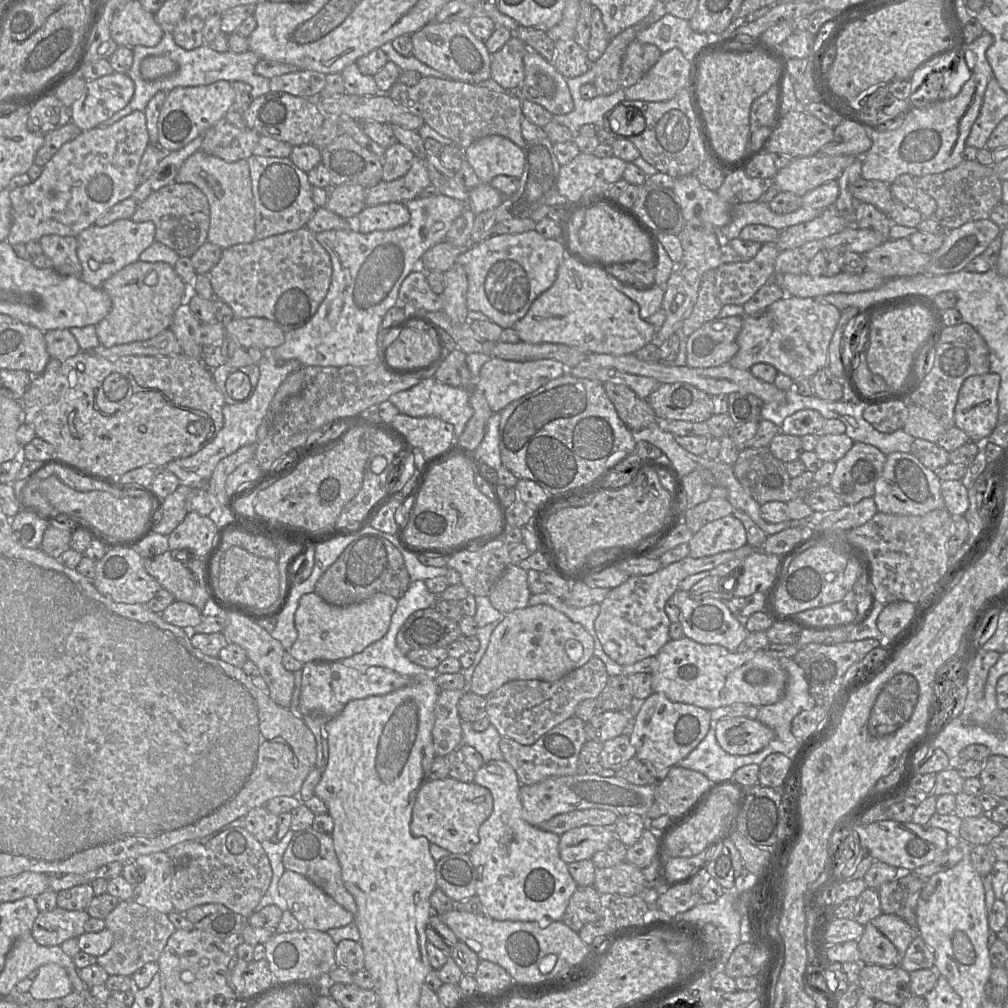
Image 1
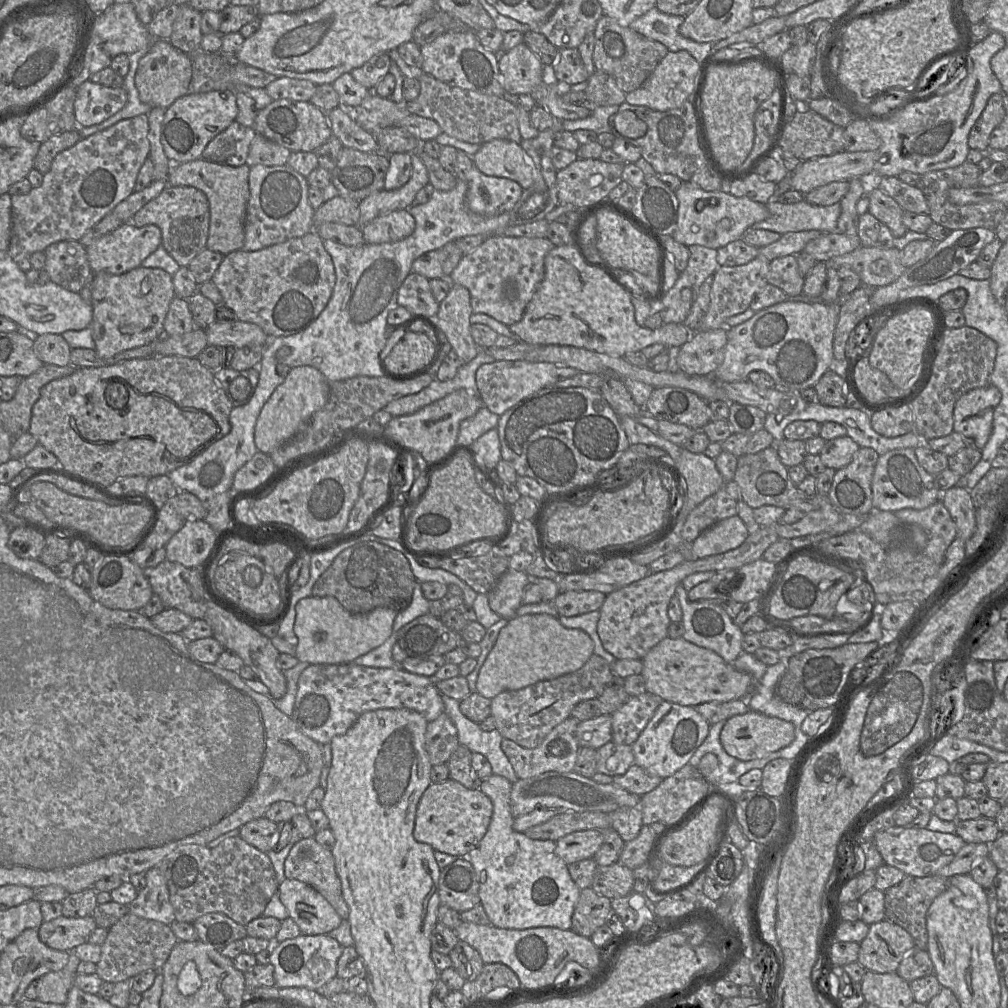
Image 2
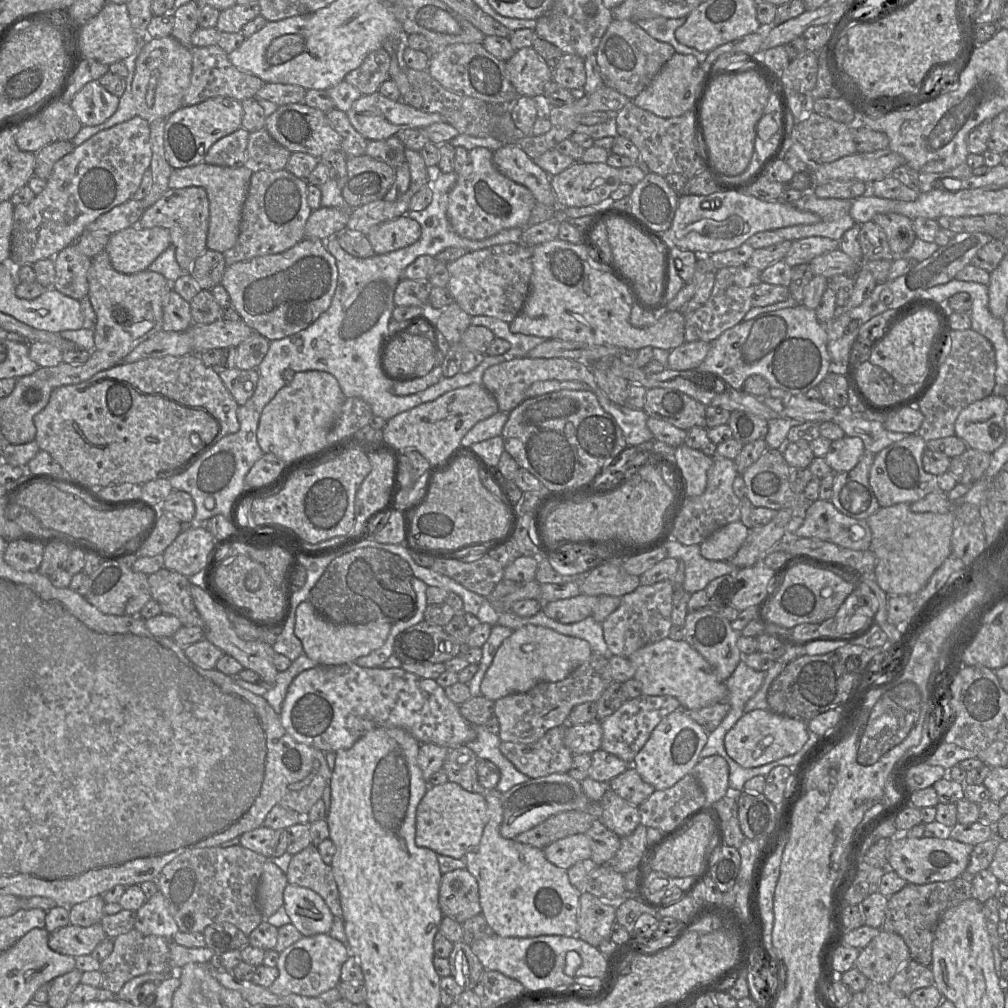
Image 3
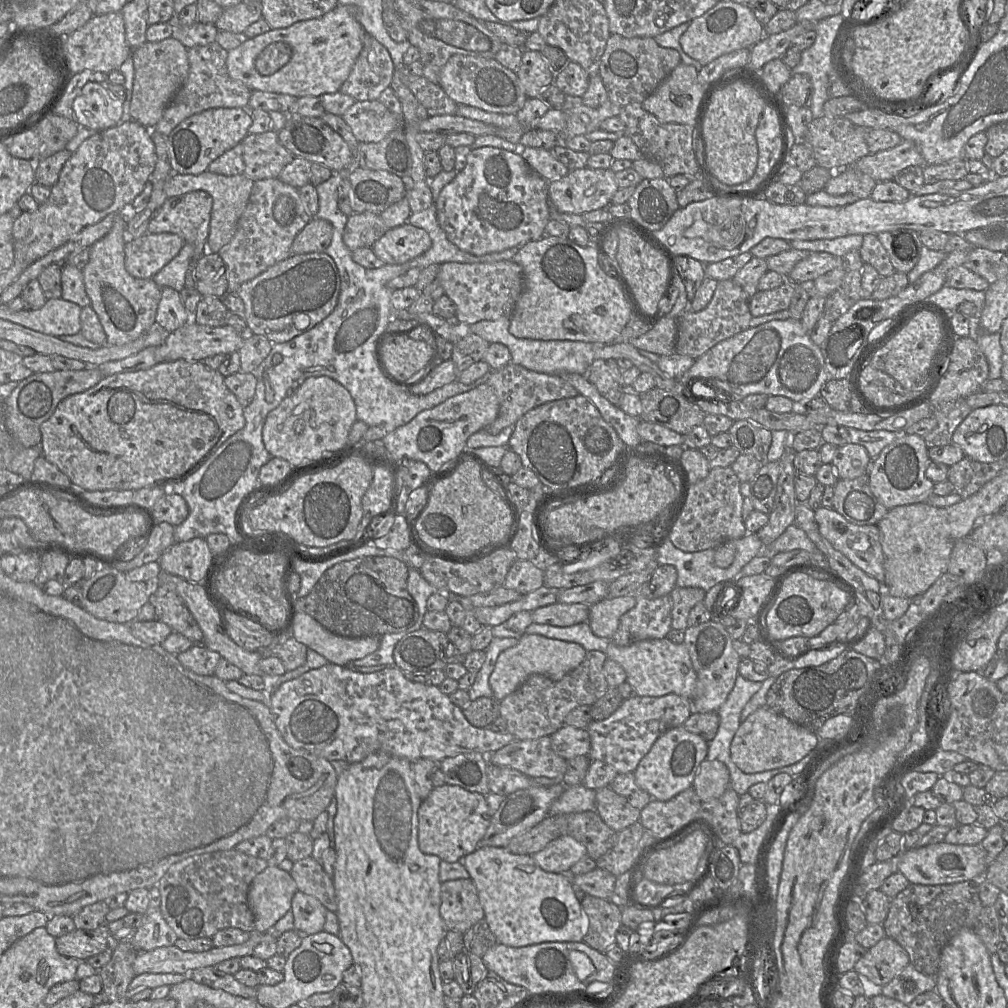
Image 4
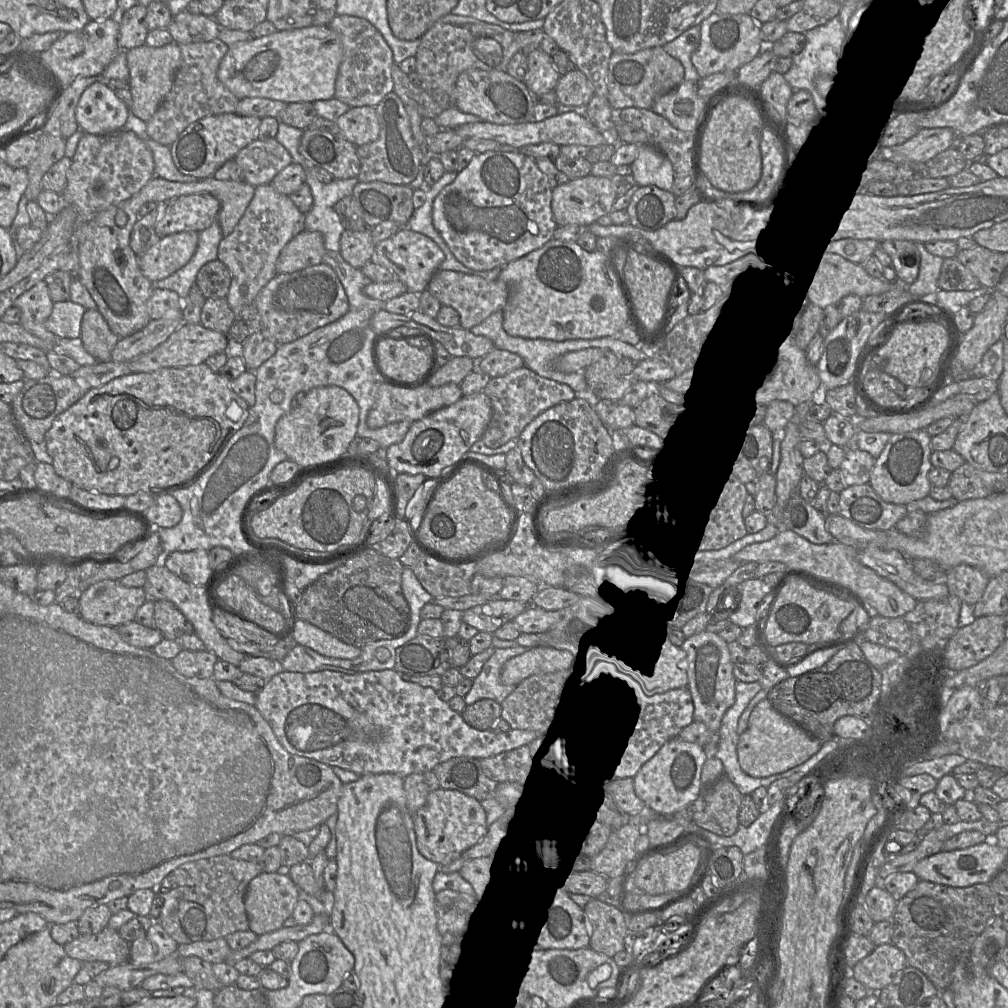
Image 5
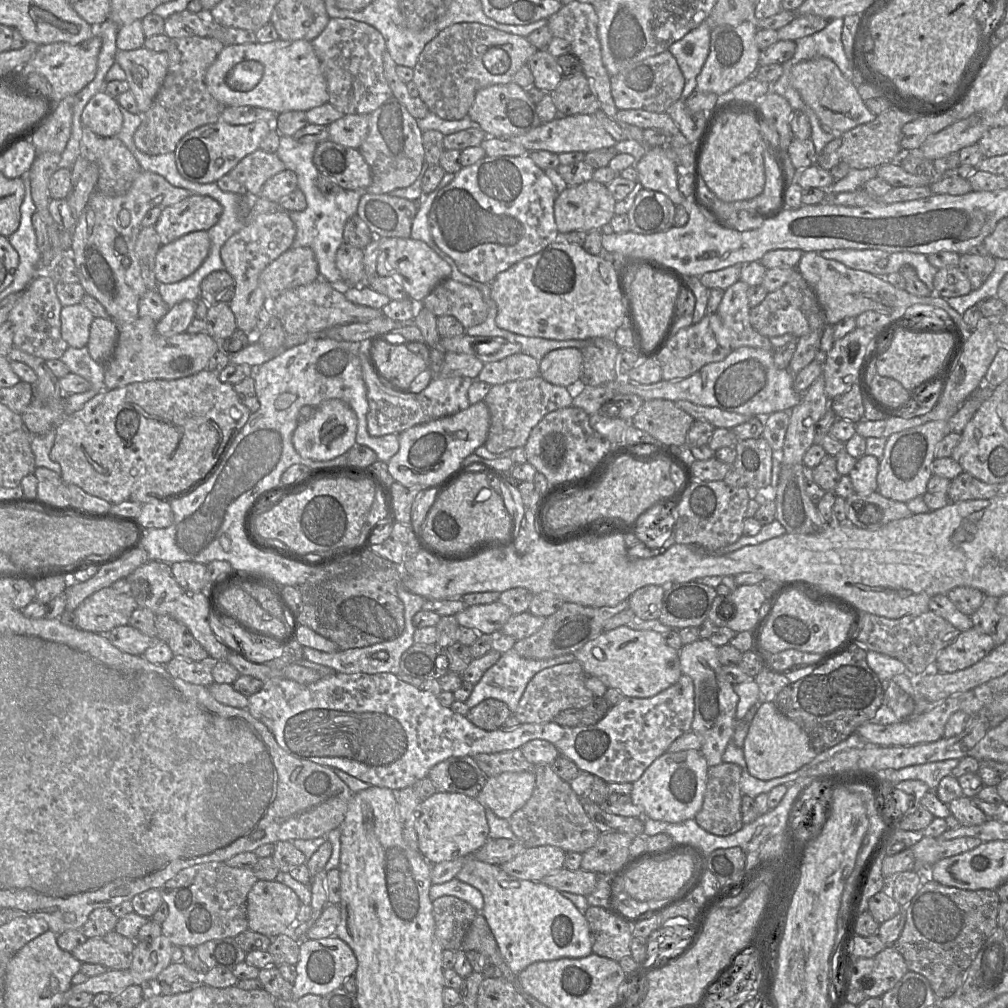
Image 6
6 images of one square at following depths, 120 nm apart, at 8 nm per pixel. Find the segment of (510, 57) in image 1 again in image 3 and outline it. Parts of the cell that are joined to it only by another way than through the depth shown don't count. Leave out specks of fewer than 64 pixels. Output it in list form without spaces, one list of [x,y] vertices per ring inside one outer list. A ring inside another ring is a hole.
[[[531,47],[515,51],[505,67],[518,96],[539,97],[552,81],[553,70]]]

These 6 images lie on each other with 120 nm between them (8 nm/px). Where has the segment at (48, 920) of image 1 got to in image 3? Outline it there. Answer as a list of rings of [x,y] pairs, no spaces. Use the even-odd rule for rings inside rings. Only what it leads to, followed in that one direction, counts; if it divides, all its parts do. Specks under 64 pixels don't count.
[[[100,923],[88,927],[68,924],[49,934],[48,946],[57,953],[77,957],[90,955],[106,938]]]

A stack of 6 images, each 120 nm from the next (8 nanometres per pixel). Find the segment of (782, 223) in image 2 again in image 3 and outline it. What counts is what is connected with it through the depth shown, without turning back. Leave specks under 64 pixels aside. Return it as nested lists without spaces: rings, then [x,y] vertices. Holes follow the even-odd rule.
[[[812,192],[792,204],[801,211],[810,211],[821,217],[821,221],[811,225],[795,225],[778,228],[774,231],[784,240],[795,241],[808,237],[827,237],[839,241],[842,235],[852,228],[856,222],[849,214],[852,200],[819,198]]]

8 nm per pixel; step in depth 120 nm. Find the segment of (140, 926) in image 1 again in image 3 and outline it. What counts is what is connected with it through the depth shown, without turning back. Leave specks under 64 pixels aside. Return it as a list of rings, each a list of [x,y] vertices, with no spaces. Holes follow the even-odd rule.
[[[133,928],[113,939],[113,950],[100,962],[101,973],[100,987],[117,995],[121,988],[130,979],[147,974],[169,972],[169,944],[170,939],[158,935],[144,935]]]

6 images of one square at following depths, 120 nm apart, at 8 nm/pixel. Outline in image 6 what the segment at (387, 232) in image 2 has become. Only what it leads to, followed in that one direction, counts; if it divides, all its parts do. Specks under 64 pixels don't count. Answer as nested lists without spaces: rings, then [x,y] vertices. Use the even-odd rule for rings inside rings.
[[[380,238],[376,262],[379,276],[390,276],[400,282],[408,298],[415,303],[423,299],[443,280],[450,278],[451,267],[431,247],[412,238]]]

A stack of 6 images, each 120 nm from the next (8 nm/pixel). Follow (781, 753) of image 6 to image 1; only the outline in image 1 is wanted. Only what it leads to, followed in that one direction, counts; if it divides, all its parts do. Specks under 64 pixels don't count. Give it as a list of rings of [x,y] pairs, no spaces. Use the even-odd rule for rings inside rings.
[[[723,718],[715,727],[716,739],[724,751],[732,755],[758,752],[774,738],[774,731],[758,719]]]

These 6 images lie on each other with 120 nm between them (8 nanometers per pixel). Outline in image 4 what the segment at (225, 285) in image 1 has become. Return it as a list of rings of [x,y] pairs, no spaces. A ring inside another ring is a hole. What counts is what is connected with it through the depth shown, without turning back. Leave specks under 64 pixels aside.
[[[325,252],[290,255],[243,283],[236,293],[244,303],[243,317],[249,334],[283,343],[310,330],[333,311],[340,293],[340,277],[335,262]]]

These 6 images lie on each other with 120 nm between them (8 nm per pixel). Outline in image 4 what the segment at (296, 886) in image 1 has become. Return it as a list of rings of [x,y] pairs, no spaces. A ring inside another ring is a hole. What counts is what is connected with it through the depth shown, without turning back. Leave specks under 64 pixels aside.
[[[297,891],[291,902],[294,929],[301,935],[324,930],[326,907],[314,896]]]

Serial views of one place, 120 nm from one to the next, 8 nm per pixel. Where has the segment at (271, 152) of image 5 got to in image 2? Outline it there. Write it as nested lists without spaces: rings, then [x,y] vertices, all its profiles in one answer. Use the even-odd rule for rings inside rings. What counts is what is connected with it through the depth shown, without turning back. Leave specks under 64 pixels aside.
[[[257,134],[250,144],[246,164],[252,167],[257,164],[265,166],[279,166],[287,164],[291,151],[271,141],[261,134]]]

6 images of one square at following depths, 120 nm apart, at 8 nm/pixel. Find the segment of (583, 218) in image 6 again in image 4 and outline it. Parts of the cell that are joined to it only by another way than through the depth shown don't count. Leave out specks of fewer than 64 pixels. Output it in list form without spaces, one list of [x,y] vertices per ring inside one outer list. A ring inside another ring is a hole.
[[[588,167],[571,170],[558,180],[548,182],[548,197],[558,211],[583,215],[606,209],[619,189],[610,169]]]

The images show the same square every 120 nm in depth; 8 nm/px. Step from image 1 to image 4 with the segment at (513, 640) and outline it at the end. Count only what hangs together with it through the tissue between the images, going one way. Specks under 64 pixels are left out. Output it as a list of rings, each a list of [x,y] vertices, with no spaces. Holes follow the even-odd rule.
[[[522,634],[516,645],[502,651],[489,676],[493,698],[501,701],[514,692],[528,677],[540,674],[553,681],[560,681],[584,660],[586,650],[578,643],[548,638],[539,634]]]

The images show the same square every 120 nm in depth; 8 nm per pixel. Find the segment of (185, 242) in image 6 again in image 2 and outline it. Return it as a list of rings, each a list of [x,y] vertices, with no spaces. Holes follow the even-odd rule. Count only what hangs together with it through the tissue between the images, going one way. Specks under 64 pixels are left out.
[[[126,222],[87,246],[86,253],[93,273],[123,274],[141,266],[143,260],[160,245],[161,230],[157,225],[137,227],[132,222]]]

